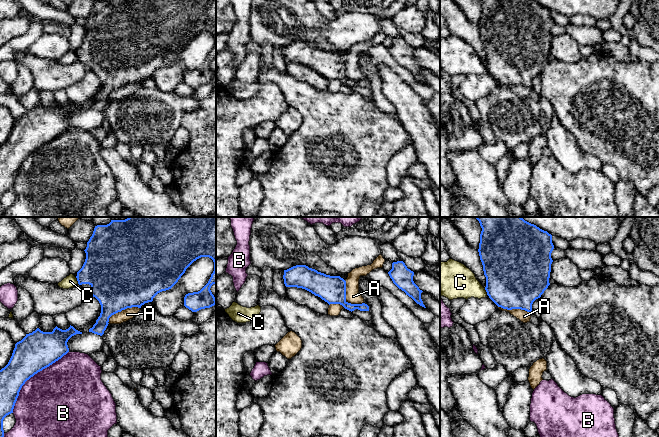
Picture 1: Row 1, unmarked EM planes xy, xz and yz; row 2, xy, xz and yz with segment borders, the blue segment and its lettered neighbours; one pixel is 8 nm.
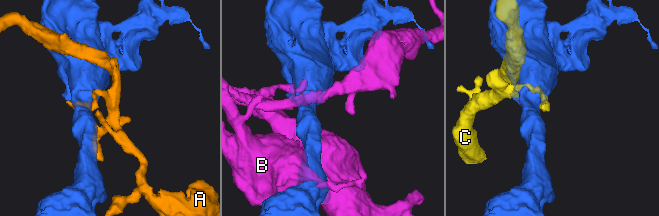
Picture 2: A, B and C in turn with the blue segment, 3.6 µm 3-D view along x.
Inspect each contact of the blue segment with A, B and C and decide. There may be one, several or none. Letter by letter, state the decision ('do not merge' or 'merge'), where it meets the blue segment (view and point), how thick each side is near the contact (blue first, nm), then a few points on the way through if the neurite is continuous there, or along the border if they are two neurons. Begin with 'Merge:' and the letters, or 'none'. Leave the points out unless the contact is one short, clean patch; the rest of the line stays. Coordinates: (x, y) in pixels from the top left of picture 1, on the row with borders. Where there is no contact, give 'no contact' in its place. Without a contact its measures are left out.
Merge: none
A: do not merge | xz (345, 299) | 220/120 nm
B: do not merge | xy (31, 376) | 300/480 nm
C: do not merge | xy (77, 280) | 360/100 nm

